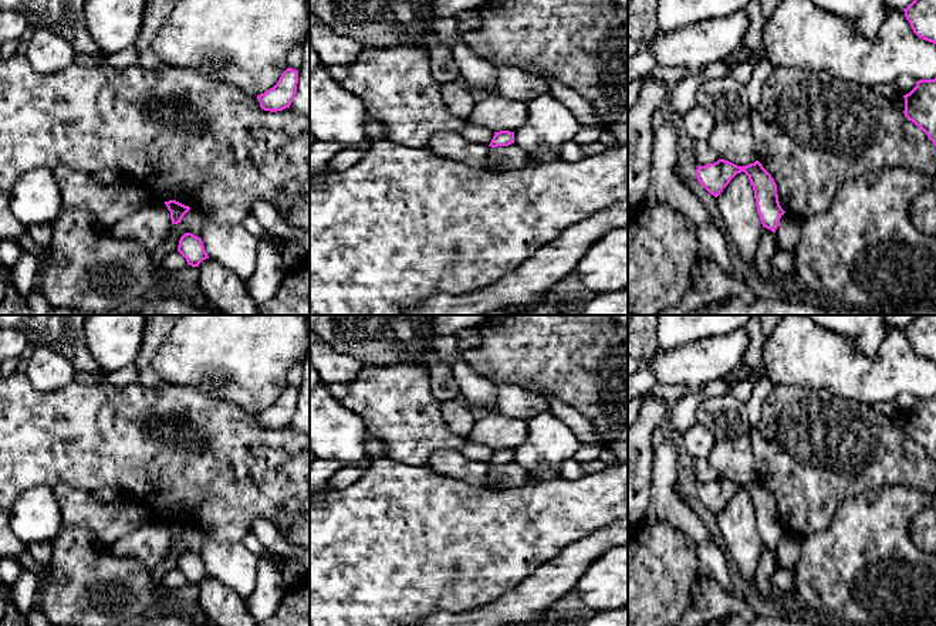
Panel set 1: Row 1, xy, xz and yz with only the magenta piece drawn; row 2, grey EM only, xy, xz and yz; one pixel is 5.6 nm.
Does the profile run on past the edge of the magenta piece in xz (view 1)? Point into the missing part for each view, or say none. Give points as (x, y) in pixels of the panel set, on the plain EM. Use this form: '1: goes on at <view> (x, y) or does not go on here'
1: does not go on here

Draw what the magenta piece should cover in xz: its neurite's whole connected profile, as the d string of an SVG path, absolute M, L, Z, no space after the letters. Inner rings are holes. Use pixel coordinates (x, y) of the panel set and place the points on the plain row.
M500 449L500 450L494 450L494 454L489 464L491 466L508 464L511 461L514 461L514 450Z

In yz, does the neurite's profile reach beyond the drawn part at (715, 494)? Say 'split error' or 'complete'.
complete

